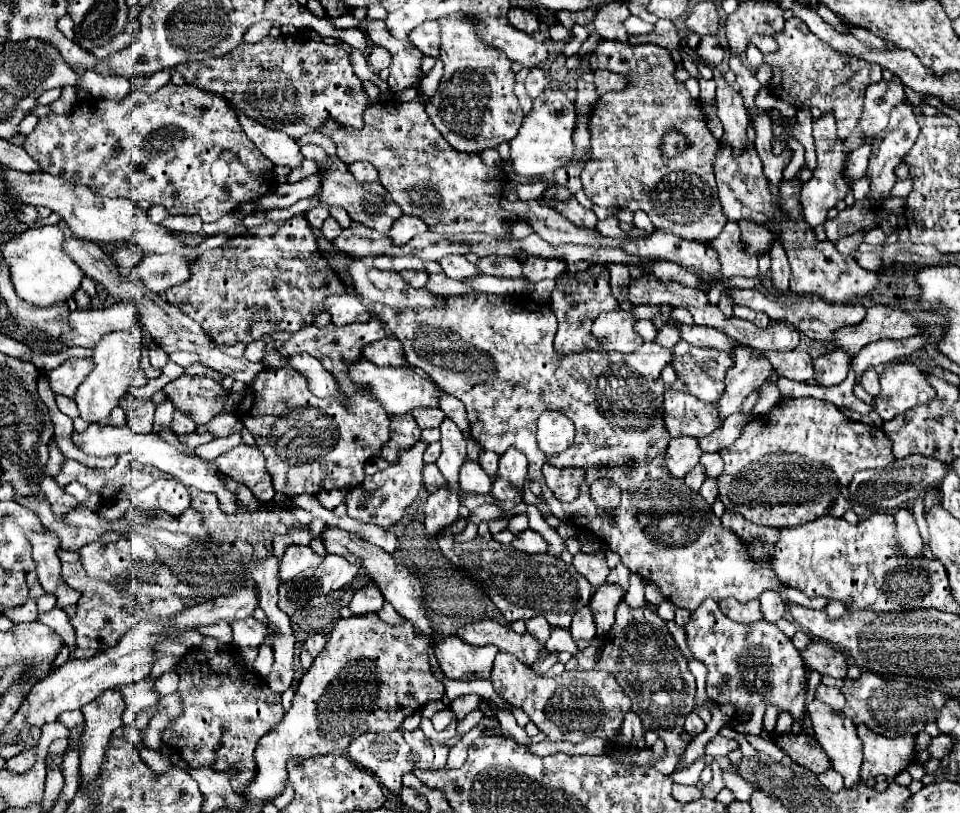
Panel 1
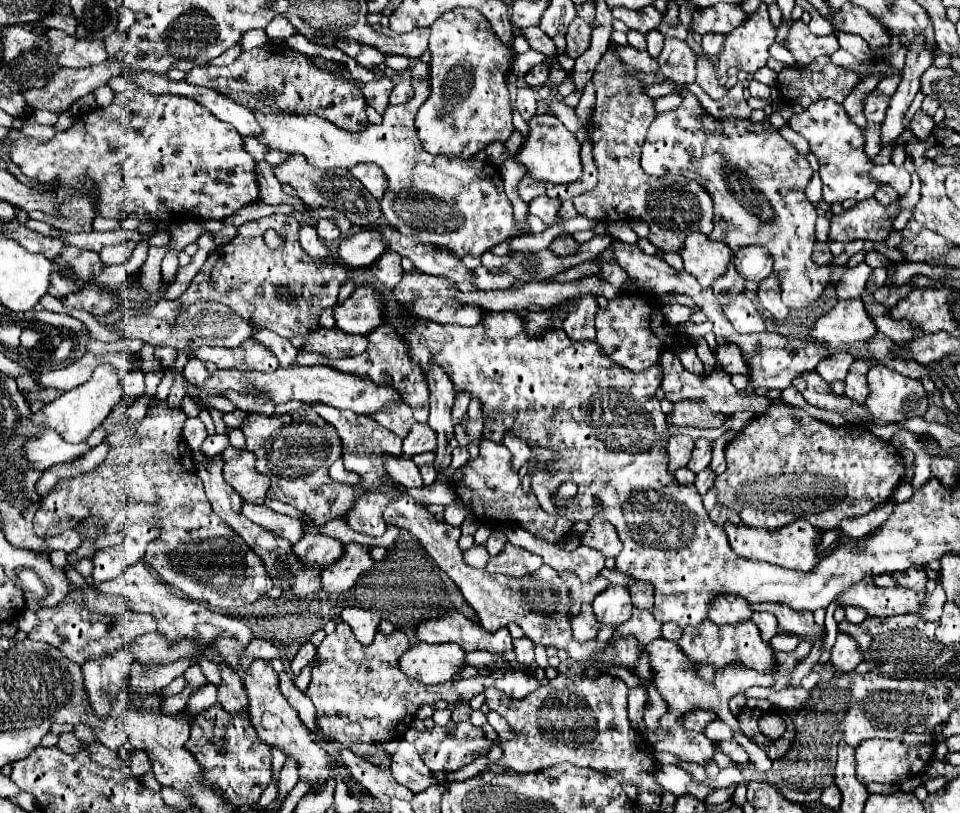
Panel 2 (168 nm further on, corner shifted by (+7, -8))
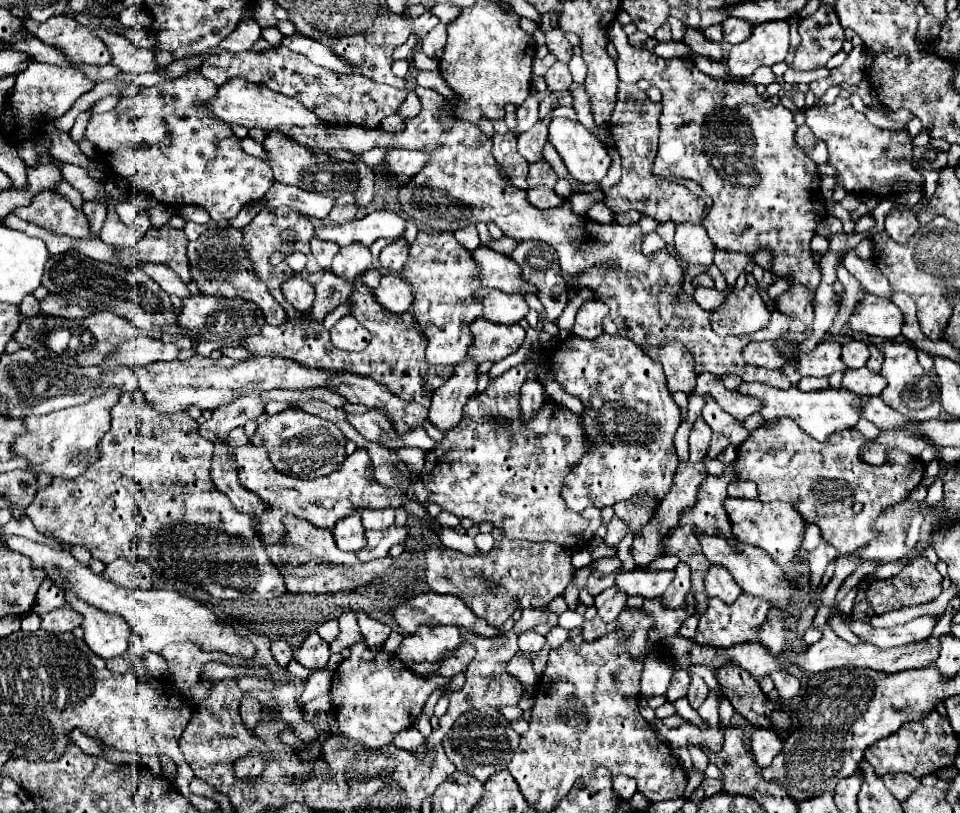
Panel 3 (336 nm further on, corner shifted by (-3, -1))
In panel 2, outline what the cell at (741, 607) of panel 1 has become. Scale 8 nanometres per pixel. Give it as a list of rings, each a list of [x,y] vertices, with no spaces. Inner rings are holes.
[[[722,593],[718,595],[710,609],[708,609],[708,619],[714,621],[716,625],[730,625],[730,623],[742,623],[750,619],[754,613],[750,611],[748,603],[740,599],[734,593]]]

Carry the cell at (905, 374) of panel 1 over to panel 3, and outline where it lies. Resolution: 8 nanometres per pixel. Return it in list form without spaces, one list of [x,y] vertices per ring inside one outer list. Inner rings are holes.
[[[880,342],[876,344],[878,350],[884,354],[882,376],[888,380],[888,386],[880,394],[882,400],[894,408],[896,412],[912,418],[912,420],[930,420],[940,418],[942,404],[940,404],[940,382],[936,380],[936,372],[928,372],[920,366],[916,350],[908,342]]]

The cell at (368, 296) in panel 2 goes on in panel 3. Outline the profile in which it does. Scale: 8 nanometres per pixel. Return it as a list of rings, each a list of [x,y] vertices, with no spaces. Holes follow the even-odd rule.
[[[386,274],[376,288],[376,300],[394,314],[404,314],[412,304],[412,290],[398,274]]]

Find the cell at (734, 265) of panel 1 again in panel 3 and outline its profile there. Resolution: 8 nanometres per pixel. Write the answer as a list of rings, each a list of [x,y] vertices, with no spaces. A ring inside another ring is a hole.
[[[692,222],[678,224],[674,236],[674,248],[688,264],[704,264],[704,266],[712,264],[714,244],[700,224]]]

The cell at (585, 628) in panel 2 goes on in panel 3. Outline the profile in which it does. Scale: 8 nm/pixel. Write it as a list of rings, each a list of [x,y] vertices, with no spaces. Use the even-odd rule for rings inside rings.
[[[608,588],[604,592],[600,592],[596,598],[594,598],[594,604],[598,608],[598,616],[604,620],[604,622],[614,622],[618,618],[618,614],[624,610],[626,606],[626,598],[620,588]]]

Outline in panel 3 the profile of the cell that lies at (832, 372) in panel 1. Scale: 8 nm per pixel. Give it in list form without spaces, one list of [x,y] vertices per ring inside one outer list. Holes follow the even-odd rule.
[[[850,340],[842,346],[842,360],[848,368],[862,368],[870,358],[868,346],[858,340]]]

